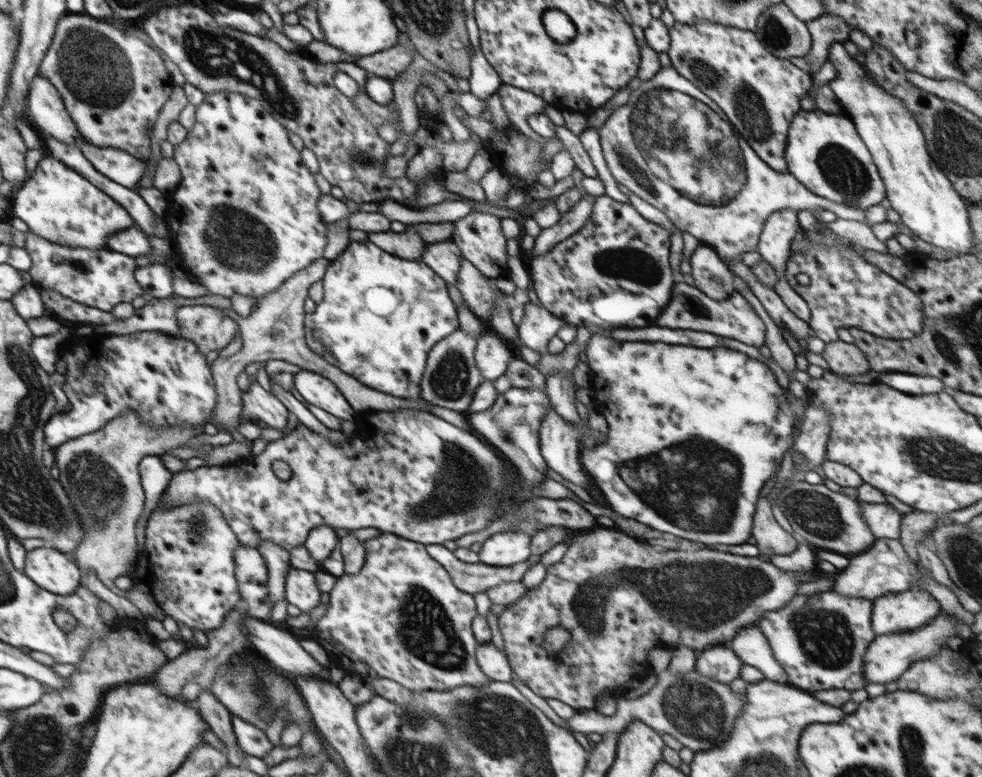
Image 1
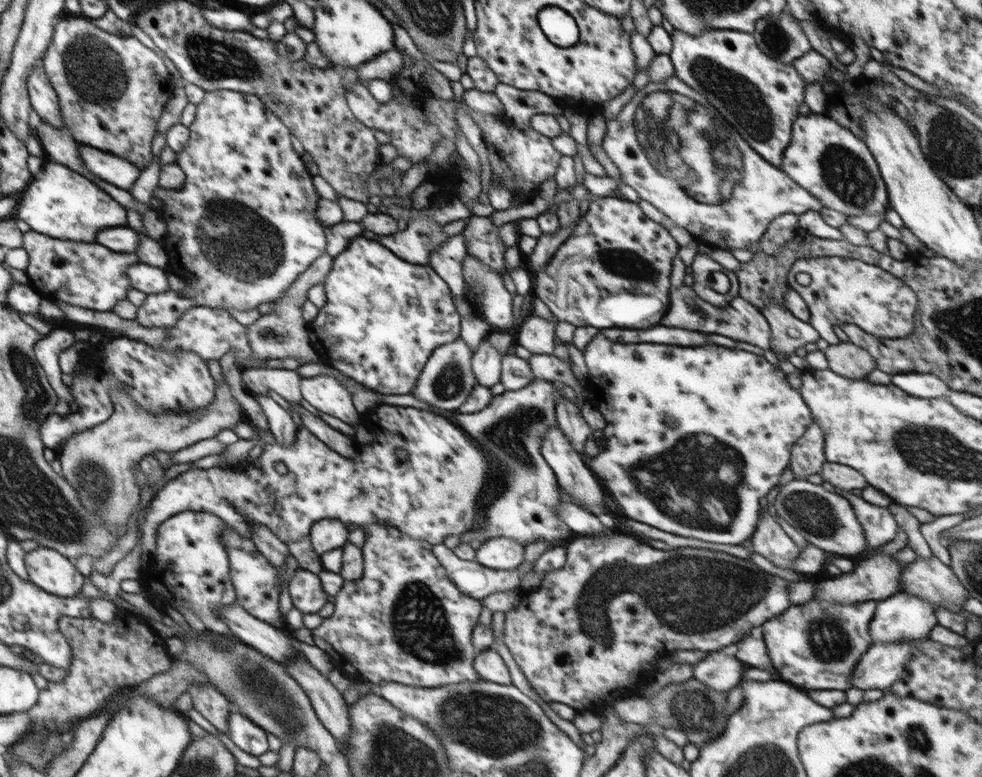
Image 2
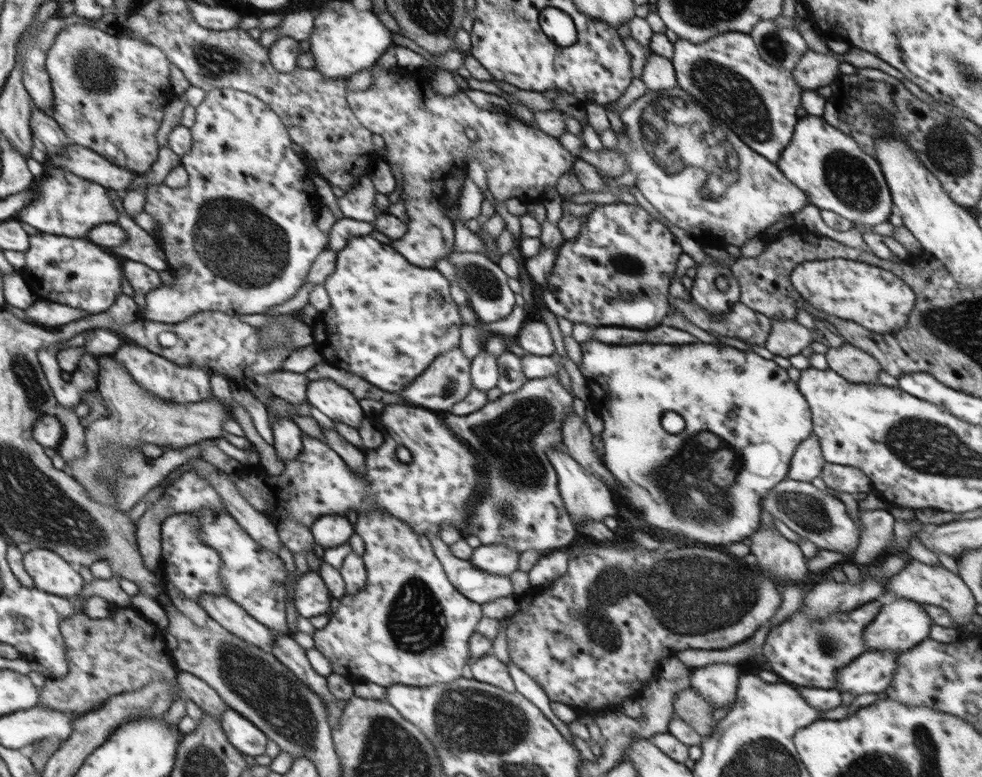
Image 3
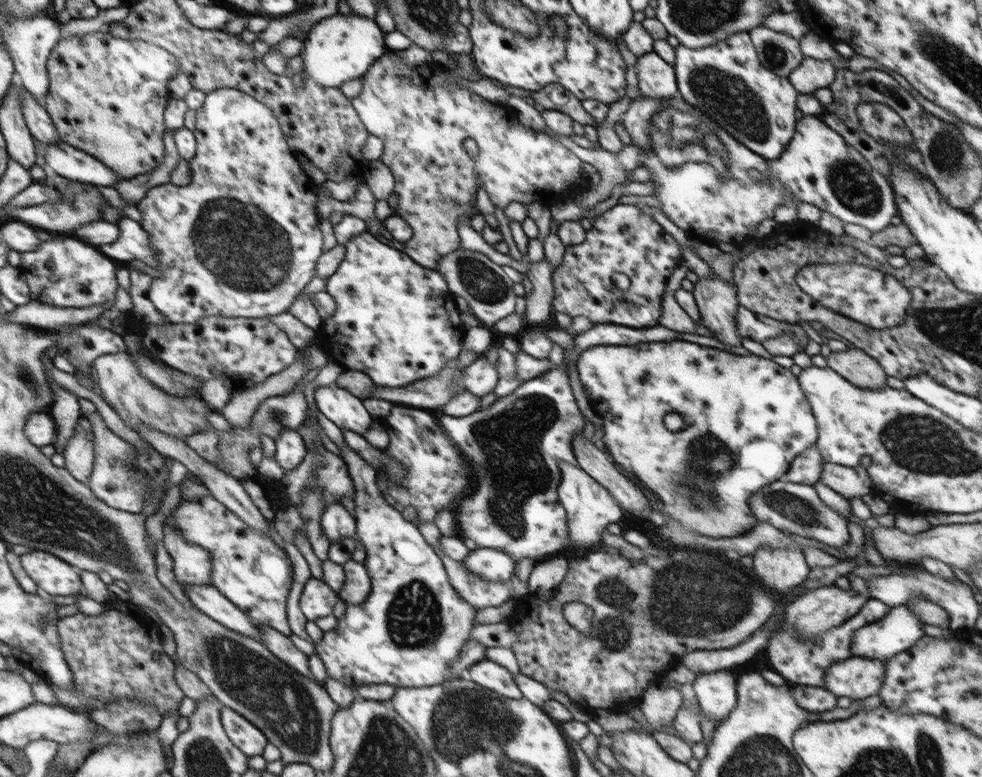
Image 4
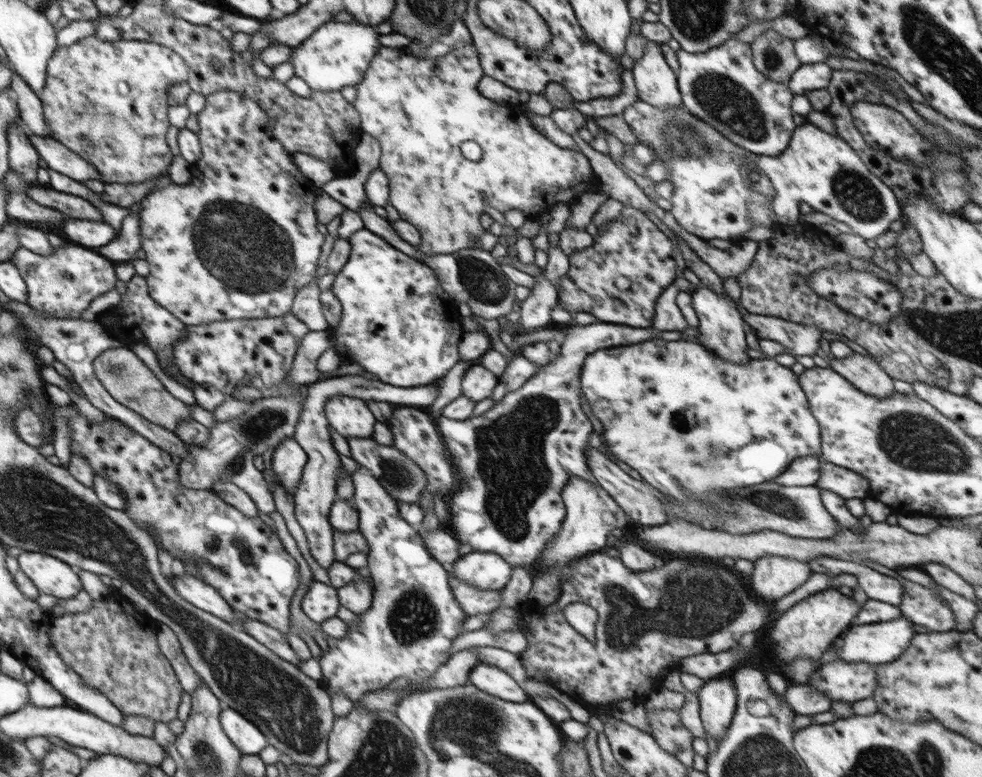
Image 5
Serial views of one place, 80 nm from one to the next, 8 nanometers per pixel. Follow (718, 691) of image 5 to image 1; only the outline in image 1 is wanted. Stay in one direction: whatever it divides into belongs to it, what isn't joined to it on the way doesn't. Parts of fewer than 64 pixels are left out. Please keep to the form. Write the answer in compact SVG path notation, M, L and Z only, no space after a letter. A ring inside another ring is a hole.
M719 643L698 652L695 670L716 683L729 685L739 677L742 665L732 648L724 648L724 644Z

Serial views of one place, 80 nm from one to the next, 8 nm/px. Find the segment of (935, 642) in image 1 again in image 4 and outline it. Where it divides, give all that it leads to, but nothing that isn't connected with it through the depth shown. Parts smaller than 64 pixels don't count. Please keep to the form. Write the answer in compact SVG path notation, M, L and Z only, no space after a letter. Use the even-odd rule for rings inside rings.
M858 657L832 663L827 668L824 688L853 701L868 698L884 686L885 662L879 658Z

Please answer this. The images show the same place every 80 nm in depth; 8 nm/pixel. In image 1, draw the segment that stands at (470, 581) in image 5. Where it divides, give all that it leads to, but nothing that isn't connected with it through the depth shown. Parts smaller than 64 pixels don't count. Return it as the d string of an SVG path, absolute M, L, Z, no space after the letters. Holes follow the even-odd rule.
M506 531L485 540L480 550L480 563L491 566L514 565L528 560L532 537L526 533Z

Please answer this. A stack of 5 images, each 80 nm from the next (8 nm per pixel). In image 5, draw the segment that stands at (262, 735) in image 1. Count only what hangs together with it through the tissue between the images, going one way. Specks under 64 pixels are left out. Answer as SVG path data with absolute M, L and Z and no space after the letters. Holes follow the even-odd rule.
M223 706L219 717L226 736L243 754L258 755L267 745L267 738L262 731L233 708Z

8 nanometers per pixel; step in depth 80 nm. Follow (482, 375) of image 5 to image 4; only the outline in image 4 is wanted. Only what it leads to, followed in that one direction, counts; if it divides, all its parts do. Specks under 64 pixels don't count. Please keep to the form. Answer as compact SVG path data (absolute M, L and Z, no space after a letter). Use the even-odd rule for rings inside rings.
M483 354L478 356L470 366L464 368L463 377L460 379L464 390L482 398L495 389L498 382L498 371Z

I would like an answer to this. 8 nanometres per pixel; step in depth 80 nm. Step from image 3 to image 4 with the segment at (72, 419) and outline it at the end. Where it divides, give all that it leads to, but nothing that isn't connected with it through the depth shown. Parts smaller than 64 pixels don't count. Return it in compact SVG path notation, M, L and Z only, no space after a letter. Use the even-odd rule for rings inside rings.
M79 425L75 426L75 433L67 440L62 453L67 471L86 484L93 471L95 452L92 440L88 439L88 435Z

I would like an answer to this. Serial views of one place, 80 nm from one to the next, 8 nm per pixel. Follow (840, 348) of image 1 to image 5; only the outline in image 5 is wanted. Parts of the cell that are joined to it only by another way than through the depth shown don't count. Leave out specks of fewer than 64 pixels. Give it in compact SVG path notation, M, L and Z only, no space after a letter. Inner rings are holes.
M855 352L844 358L831 356L830 368L866 394L884 398L895 392L893 378L870 356Z

